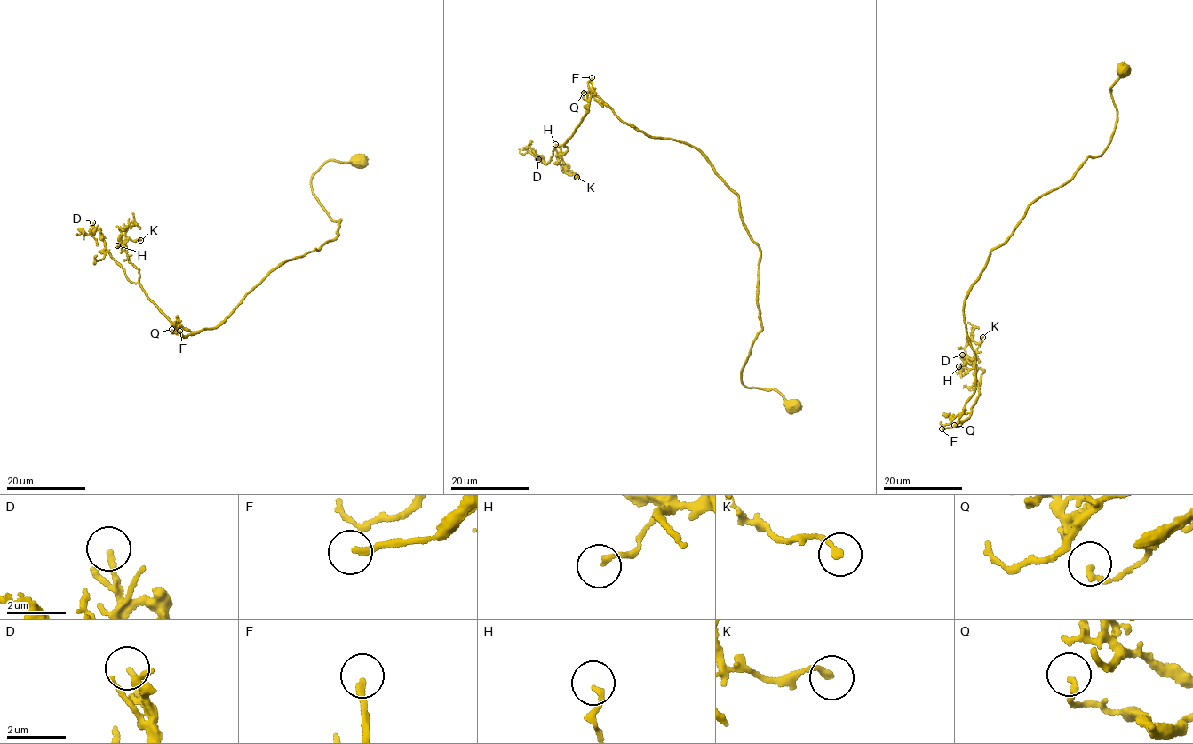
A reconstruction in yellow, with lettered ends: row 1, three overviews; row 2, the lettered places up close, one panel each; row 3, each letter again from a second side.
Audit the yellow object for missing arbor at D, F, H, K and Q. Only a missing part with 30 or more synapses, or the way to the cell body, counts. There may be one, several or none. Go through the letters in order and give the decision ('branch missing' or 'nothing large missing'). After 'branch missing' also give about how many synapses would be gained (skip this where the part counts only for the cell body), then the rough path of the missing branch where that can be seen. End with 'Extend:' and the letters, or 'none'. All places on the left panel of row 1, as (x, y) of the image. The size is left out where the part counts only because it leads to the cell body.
D: nothing large missing
F: branch missing; 70 synapses; course (179, 331), (167, 279), (150, 244), (141, 214), (142, 200), (132, 196), (134, 204), (127, 212)
H: nothing large missing
K: nothing large missing
Q: nothing large missing
Extend: F

